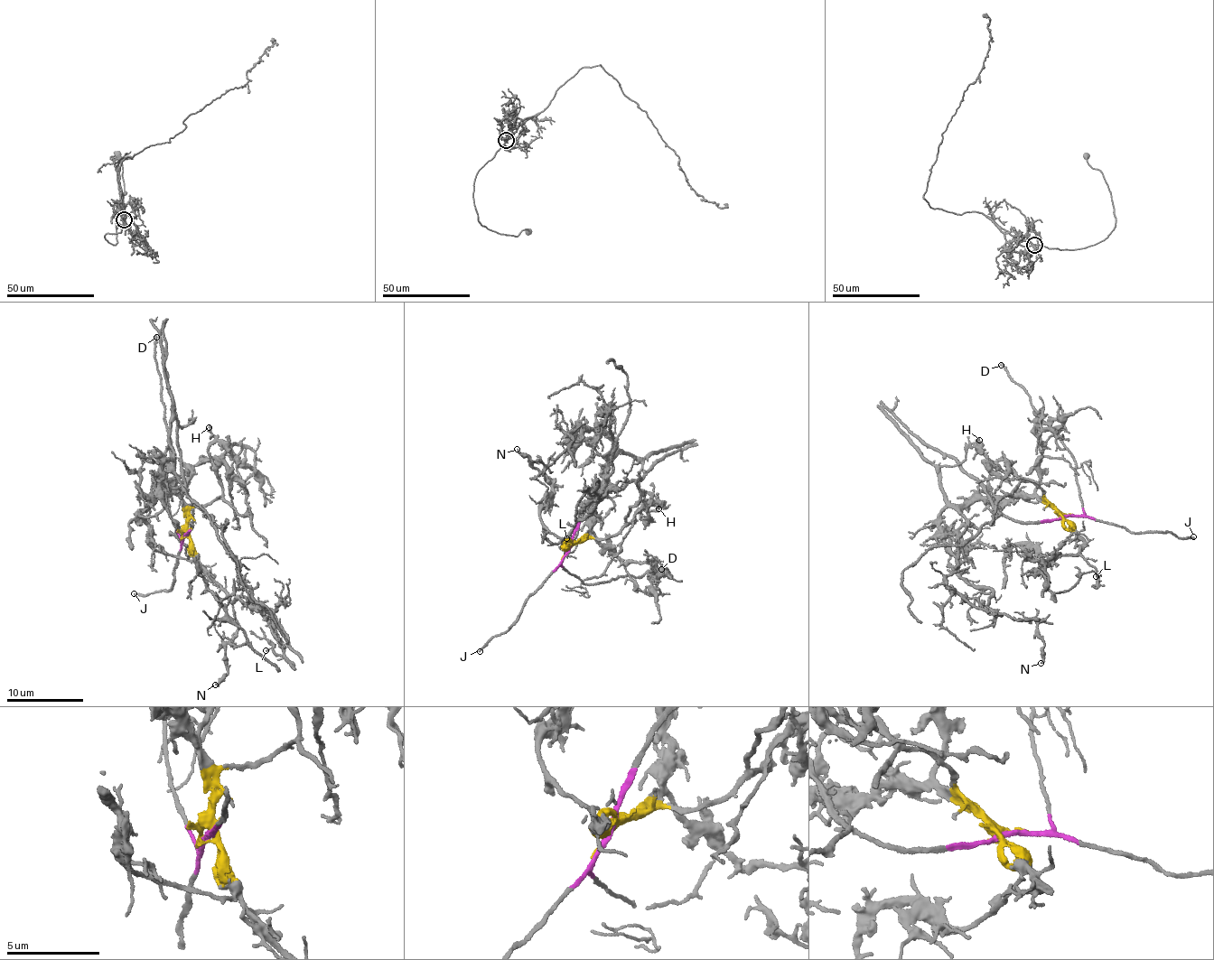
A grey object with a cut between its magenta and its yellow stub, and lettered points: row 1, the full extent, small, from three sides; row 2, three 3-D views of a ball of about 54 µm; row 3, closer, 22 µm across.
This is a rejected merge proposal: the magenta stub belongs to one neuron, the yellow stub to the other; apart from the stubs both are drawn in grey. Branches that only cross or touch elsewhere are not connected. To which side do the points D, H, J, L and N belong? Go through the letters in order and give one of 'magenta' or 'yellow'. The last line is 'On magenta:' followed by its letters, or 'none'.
D: magenta
H: yellow
J: magenta
L: yellow
N: yellow
On magenta: D, J

